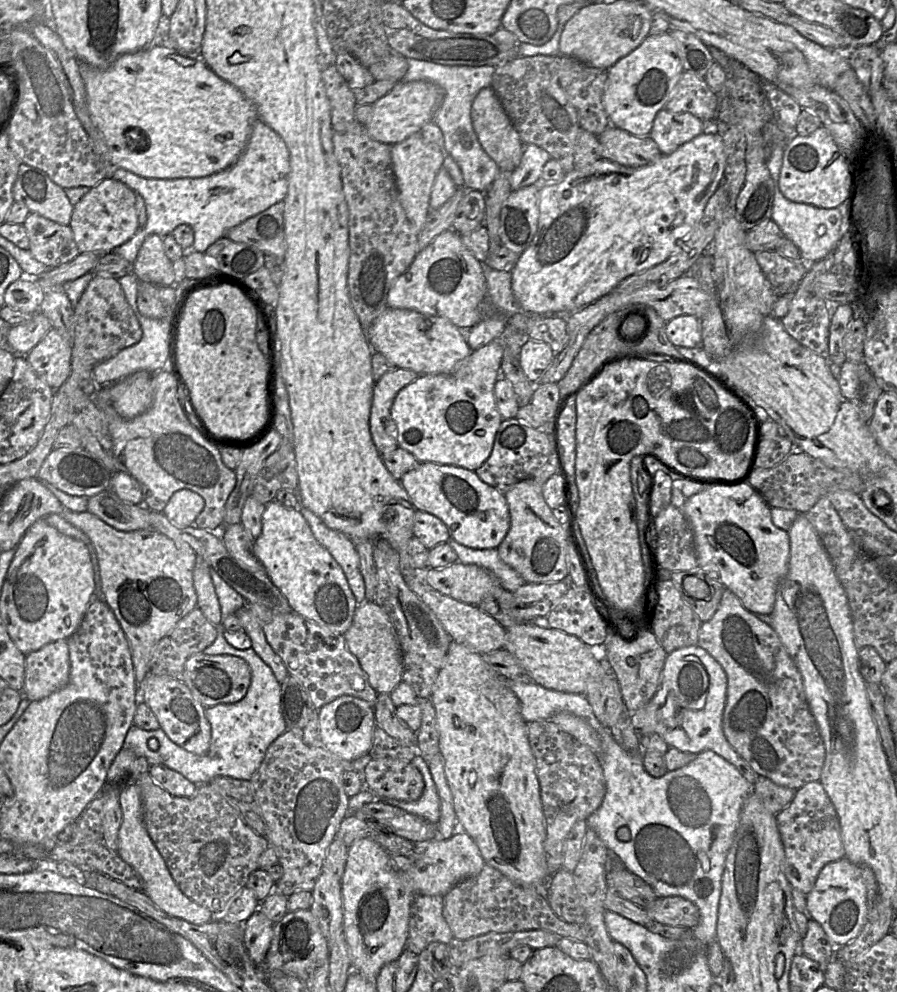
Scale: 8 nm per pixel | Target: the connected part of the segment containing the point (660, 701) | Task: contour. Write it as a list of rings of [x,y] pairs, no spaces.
[[[698,644],[667,654],[661,683],[651,700],[632,713],[632,725],[639,738],[658,734],[666,744],[680,752],[699,754],[713,751],[731,763],[743,778],[754,785],[758,775],[732,748],[722,730],[726,704],[727,675],[722,666]]]

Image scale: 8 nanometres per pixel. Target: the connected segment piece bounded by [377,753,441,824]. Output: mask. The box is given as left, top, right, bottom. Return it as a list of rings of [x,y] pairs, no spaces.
[[[420,753],[413,758],[412,763],[419,769],[425,782],[425,788],[421,797],[416,801],[377,798],[388,804],[400,807],[411,814],[420,816],[433,824],[438,824],[441,815],[440,799],[432,773]]]

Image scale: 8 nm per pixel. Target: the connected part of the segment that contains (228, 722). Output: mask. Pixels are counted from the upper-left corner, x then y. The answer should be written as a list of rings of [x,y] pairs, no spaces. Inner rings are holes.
[[[220,628],[215,641],[203,653],[240,657],[247,662],[251,671],[251,684],[242,700],[233,704],[206,707],[205,716],[211,727],[208,752],[204,755],[191,753],[169,739],[161,728],[144,730],[135,724],[127,732],[124,747],[132,750],[136,757],[145,757],[150,765],[164,764],[197,785],[209,783],[218,776],[251,780],[262,763],[268,747],[288,729],[281,712],[281,683],[252,648],[245,650],[234,648],[225,640]],[[151,738],[158,740],[157,750],[149,748],[148,741]]]

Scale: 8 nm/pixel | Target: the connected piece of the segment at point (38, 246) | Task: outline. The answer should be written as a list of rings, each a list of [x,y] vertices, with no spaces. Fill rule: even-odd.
[[[30,212],[23,226],[29,238],[29,252],[50,268],[66,264],[81,253],[69,225]]]

